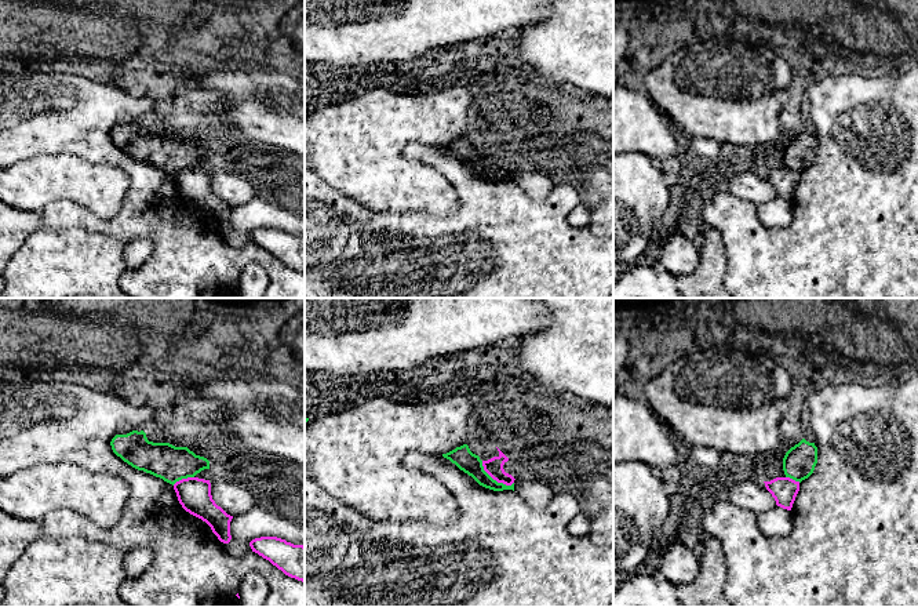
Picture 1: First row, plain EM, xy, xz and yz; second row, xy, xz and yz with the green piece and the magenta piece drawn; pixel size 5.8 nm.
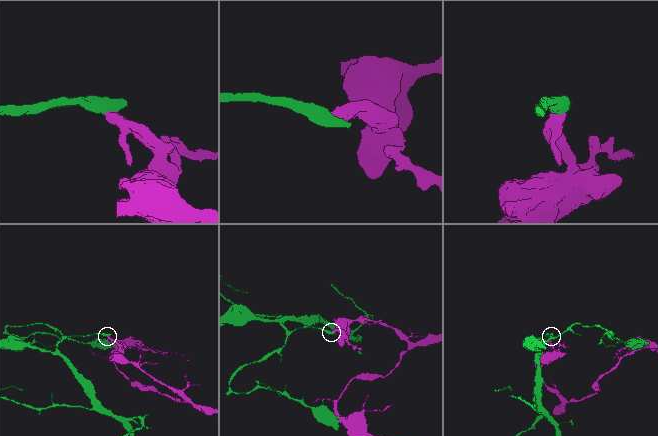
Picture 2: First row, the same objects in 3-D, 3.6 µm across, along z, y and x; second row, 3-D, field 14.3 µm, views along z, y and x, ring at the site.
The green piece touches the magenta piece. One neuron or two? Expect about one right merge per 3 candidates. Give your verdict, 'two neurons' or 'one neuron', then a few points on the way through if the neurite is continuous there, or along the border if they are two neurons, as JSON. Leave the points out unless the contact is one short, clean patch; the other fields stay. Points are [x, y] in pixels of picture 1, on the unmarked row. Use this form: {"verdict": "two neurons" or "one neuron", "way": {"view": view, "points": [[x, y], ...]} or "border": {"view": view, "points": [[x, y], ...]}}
{"verdict": "two neurons", "border": {"view": "xz", "points": [[481, 152], [483, 159], [494, 170], [506, 175], [513, 174]]}}

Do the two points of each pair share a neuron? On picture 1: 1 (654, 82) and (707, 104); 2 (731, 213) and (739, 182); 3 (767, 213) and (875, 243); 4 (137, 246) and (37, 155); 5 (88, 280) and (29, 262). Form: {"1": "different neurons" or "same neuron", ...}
{"1": "same neuron", "2": "different neurons", "3": "different neurons", "4": "different neurons", "5": "same neuron"}

